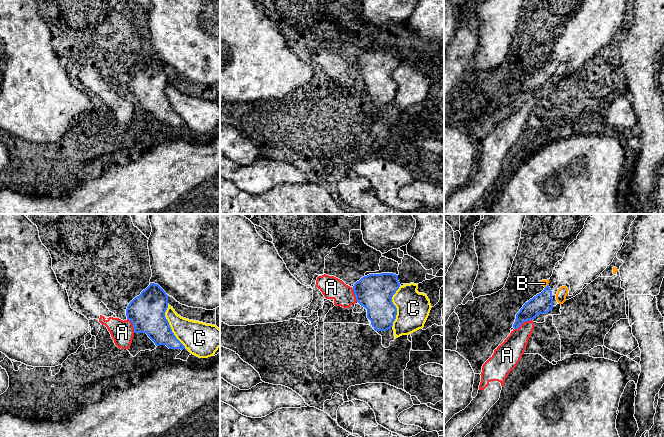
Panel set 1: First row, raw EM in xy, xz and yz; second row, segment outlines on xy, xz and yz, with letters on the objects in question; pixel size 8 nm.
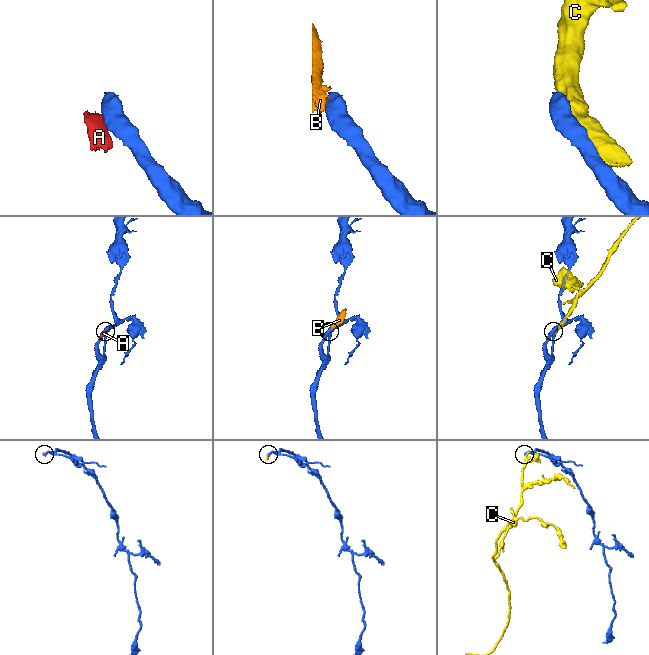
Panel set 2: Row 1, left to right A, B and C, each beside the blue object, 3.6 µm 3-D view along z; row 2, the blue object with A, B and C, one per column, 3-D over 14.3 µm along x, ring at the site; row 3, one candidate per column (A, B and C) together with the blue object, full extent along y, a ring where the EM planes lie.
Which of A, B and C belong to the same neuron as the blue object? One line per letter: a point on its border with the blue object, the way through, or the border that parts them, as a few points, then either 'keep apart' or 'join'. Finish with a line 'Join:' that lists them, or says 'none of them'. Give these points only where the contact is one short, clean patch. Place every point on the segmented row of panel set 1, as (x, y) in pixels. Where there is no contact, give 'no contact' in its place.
A: yz (522, 322) | along yz (531, 319), (514, 329) | keep apart
B: yz (546, 286) | along yz (547, 284), (545, 287) | keep apart
C: xy (169, 326) | keep apart
Join: none of them

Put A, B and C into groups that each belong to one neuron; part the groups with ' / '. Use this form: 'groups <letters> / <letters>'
groups A B / C

